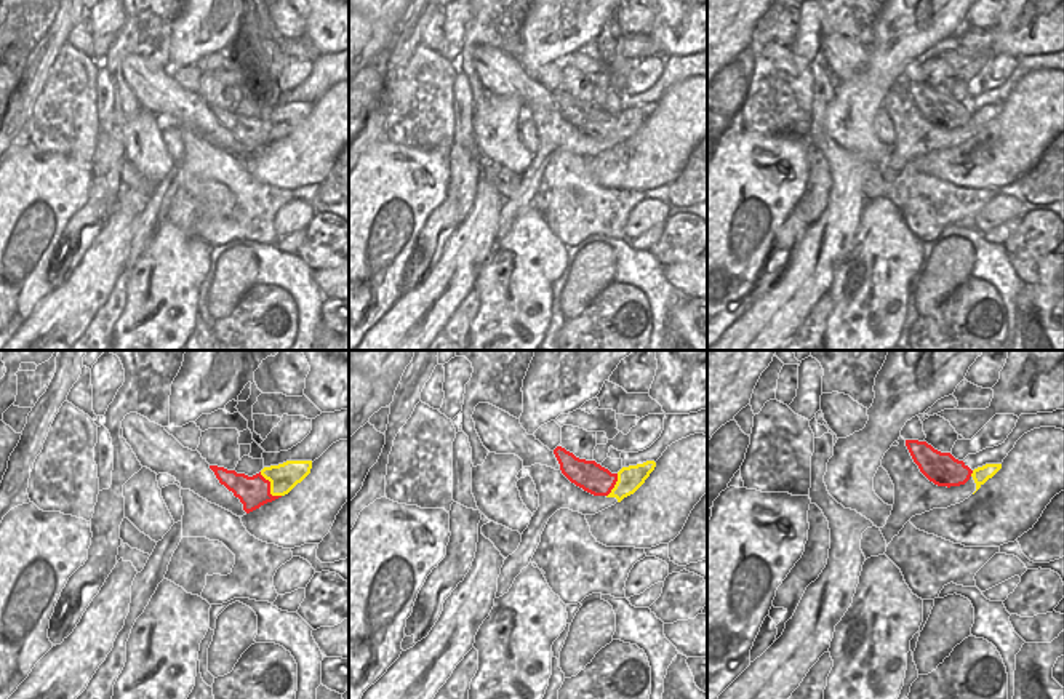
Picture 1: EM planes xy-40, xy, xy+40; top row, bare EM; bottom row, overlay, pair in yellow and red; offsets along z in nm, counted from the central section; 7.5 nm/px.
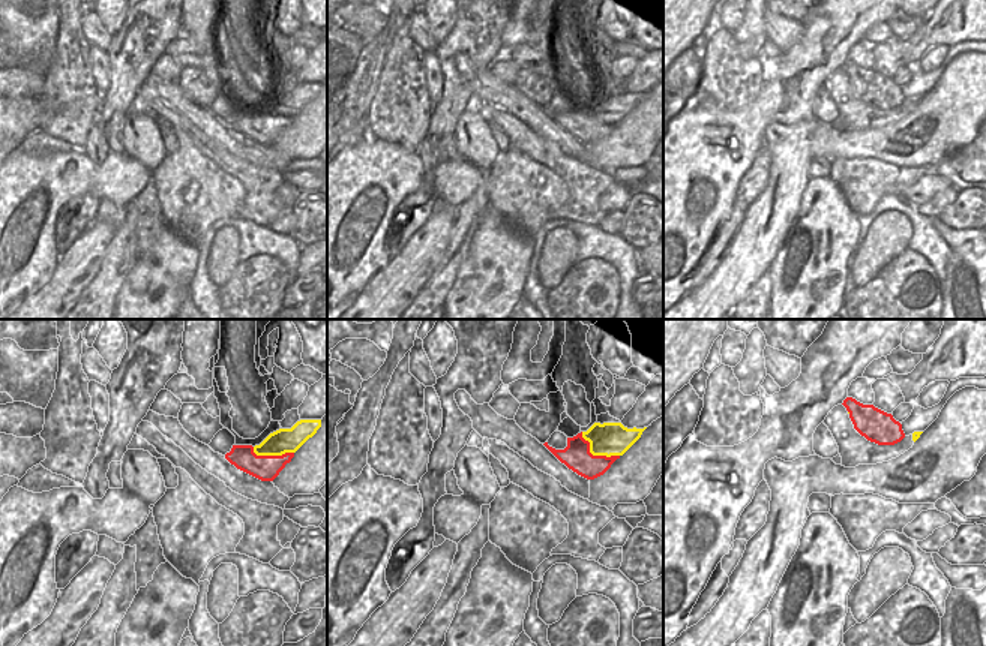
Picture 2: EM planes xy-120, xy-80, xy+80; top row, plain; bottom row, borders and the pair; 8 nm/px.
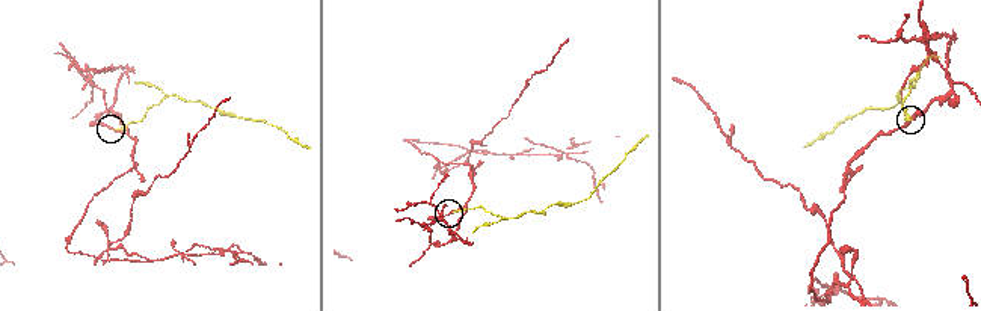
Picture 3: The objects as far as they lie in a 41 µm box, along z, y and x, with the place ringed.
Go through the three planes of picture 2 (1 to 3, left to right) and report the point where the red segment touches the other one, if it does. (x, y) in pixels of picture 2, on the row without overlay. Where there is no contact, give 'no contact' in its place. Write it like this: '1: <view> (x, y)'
1: xy-120 (272, 119)
2: xy-80 (595, 119)
3: no contact

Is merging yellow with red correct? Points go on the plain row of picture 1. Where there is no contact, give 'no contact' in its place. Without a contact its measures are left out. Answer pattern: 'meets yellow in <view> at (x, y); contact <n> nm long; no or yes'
meets yellow in xy-40 at (271, 130); contact 260 nm long; no

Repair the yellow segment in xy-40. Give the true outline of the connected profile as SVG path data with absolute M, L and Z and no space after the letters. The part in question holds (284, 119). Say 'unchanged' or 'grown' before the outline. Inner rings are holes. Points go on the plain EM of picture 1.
unchanged; M286 102L264 109L261 117L270 123L272 138L285 138L310 115L310 110L312 102Z

